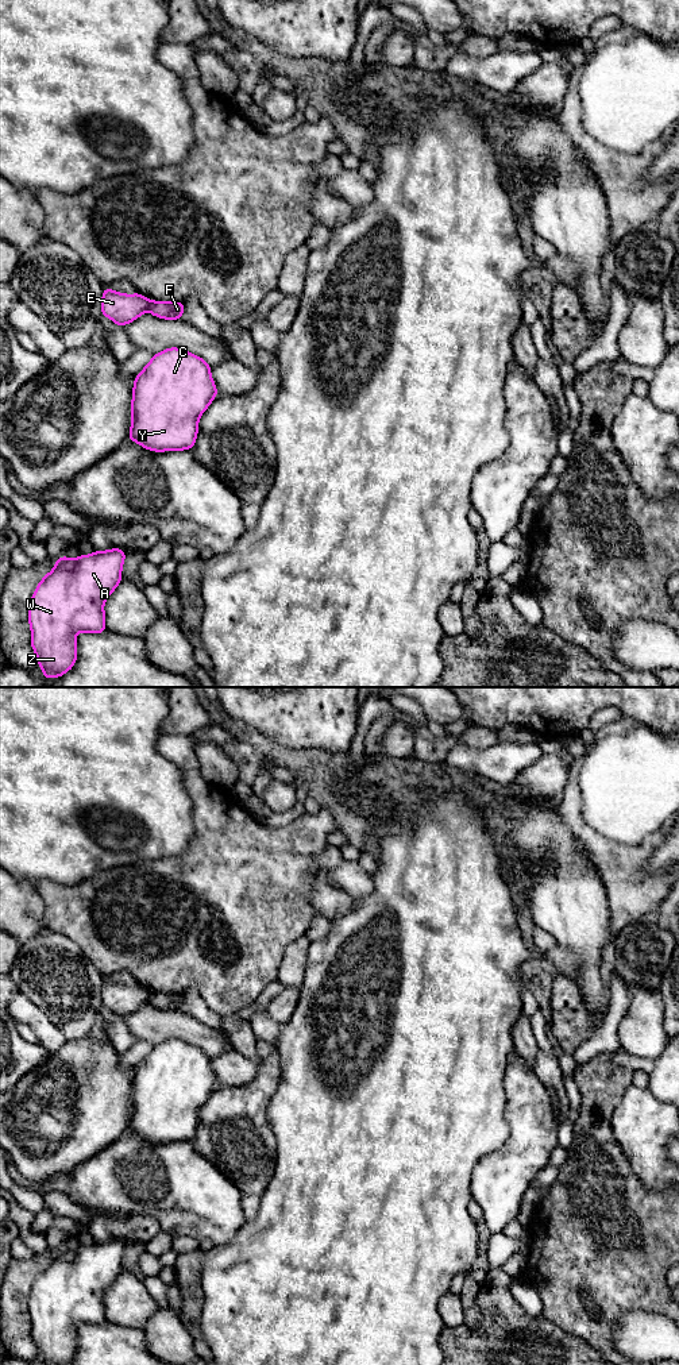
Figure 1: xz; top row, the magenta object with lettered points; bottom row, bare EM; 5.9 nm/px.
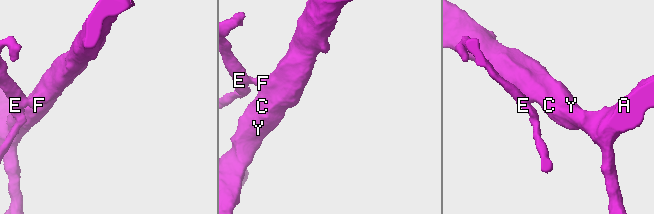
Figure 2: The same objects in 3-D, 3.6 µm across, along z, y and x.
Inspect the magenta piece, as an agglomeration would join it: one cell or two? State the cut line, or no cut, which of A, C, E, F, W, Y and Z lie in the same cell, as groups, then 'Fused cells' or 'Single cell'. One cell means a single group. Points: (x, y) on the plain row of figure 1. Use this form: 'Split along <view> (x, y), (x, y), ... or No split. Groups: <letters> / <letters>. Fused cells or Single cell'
Split along xz (151, 993), (147, 1001). Groups: A C F W Y Z / E. Fused cells

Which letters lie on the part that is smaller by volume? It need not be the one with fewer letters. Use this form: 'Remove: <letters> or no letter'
Remove: E

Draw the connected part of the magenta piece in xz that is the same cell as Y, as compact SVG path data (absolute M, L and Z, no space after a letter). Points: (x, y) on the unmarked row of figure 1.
M177 1038L155 1045L134 1072L128 1131L155 1144L192 1141L198 1110L216 1087L211 1057L204 1050Z

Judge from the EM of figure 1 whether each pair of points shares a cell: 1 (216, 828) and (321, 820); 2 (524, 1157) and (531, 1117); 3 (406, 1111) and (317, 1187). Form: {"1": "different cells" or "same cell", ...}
{"1": "same cell", "2": "same cell", "3": "same cell"}

